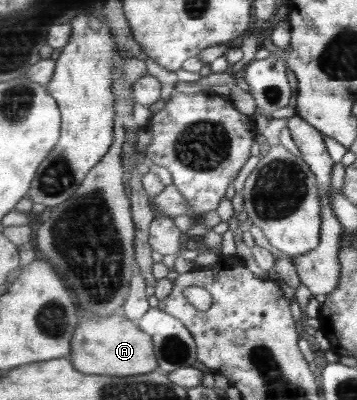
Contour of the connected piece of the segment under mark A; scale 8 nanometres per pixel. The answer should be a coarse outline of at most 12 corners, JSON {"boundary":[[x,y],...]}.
{"boundary":[[117,312],[85,316],[67,356],[79,372],[159,368],[152,336]]}

